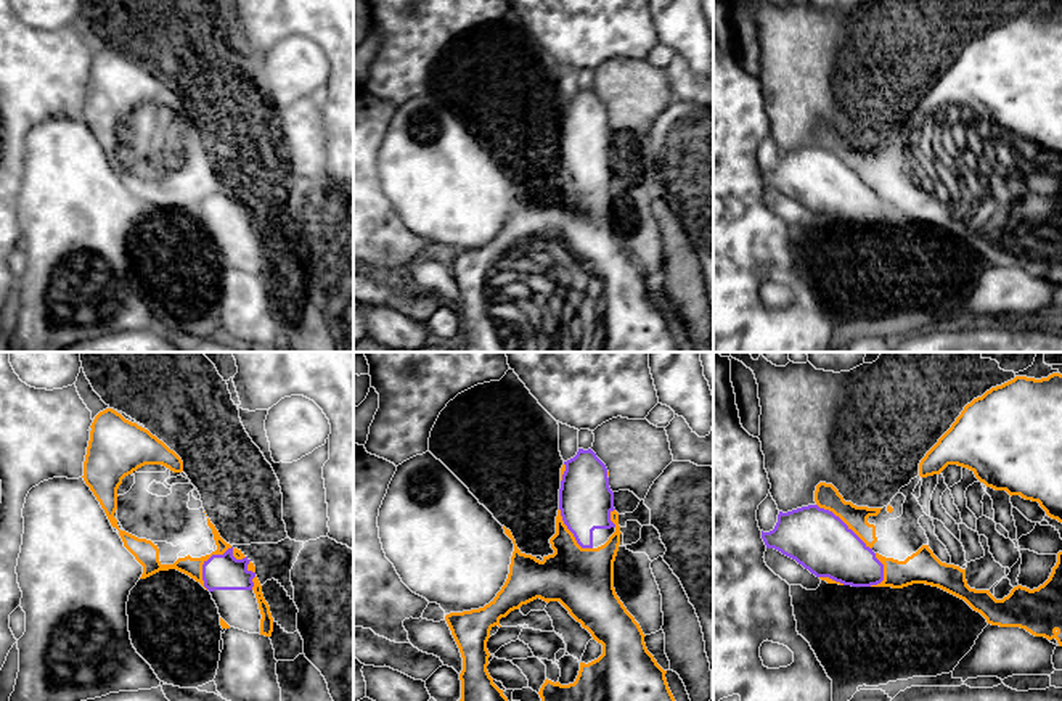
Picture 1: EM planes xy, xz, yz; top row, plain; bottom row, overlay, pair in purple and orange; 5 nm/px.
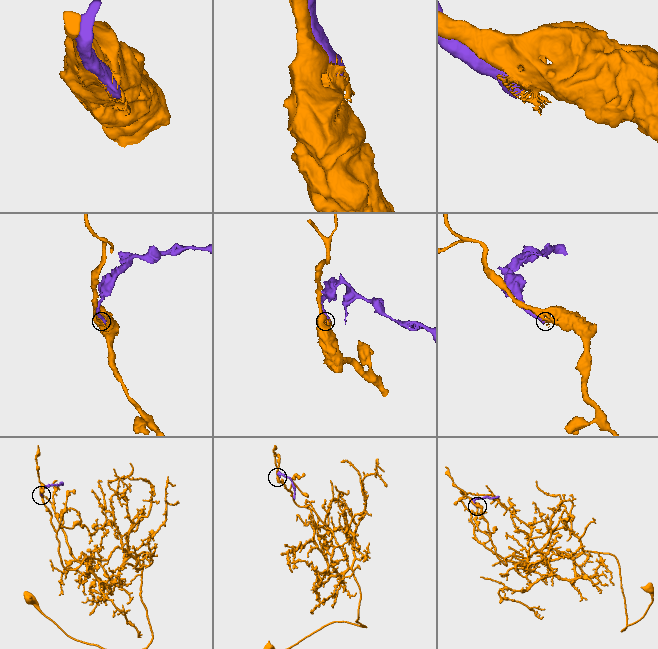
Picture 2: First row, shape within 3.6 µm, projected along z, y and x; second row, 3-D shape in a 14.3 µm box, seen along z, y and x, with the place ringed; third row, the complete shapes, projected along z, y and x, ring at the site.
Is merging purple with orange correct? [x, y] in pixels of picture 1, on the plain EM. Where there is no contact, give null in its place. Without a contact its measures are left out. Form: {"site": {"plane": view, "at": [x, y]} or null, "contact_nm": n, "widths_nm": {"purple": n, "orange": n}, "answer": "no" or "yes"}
{"site": {"plane": "xy", "at": [216, 195]}, "contact_nm": 260, "widths_nm": {"purple": 180, "orange": 100}, "answer": "no"}

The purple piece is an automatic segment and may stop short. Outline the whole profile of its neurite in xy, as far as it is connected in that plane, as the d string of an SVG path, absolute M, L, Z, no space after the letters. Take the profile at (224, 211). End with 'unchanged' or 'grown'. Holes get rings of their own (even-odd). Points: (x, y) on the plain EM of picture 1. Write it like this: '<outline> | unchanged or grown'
M233 187L228 188L223 195L212 195L202 204L202 220L204 227L210 232L212 240L219 248L220 257L235 269L249 272L249 273L260 273L260 249L252 230L255 212L247 209L249 198L236 199L233 196Z | grown

